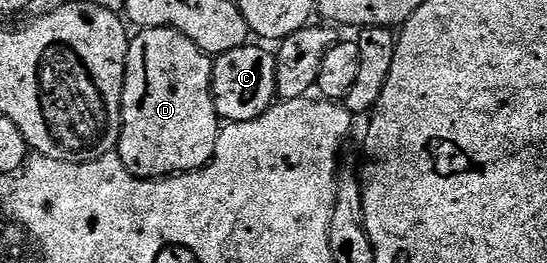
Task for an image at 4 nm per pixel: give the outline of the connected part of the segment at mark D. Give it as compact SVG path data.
M144 28L136 31L130 37L127 46L127 61L125 62L125 78L123 79L123 125L121 126L117 149L117 155L121 158L125 170L129 170L129 174L142 180L162 180L169 176L178 176L180 172L195 172L199 168L204 168L215 157L221 121L211 97L212 63L212 57L202 52L193 41L185 38L185 34L181 34L176 28Z

